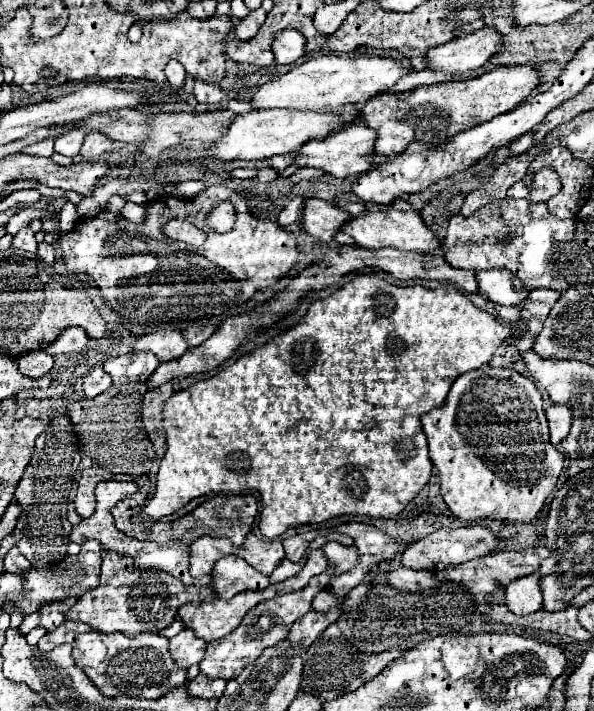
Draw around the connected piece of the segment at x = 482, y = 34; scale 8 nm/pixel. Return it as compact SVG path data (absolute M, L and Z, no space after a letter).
M485 26L443 46L431 48L427 68L441 72L469 72L487 64L499 52L503 52L501 34L493 26Z

